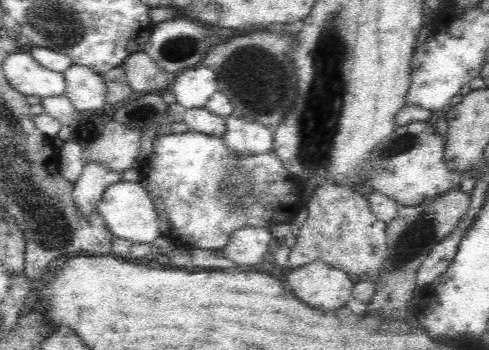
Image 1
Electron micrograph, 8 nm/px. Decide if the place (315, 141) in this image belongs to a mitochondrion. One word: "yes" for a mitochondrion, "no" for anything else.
yes

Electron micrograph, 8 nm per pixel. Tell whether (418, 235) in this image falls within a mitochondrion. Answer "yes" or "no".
yes

